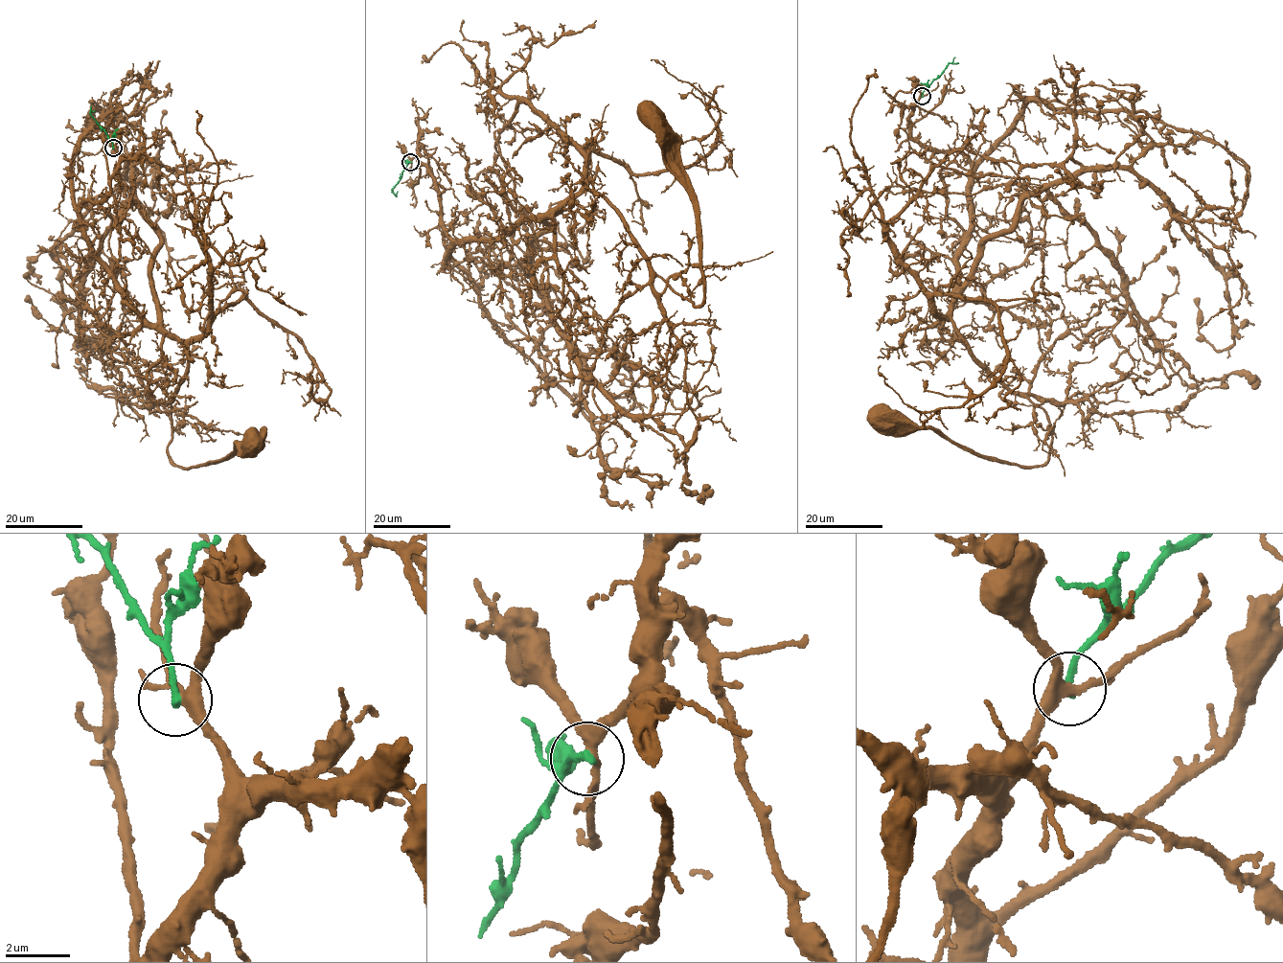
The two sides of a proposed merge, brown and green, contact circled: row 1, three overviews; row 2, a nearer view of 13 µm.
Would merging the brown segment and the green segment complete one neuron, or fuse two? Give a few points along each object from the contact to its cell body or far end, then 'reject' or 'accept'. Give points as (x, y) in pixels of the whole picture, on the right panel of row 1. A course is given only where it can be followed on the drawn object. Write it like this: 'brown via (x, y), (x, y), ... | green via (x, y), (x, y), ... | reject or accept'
brown via (922, 96), (910, 135), (972, 166), (953, 328), (1043, 410), (1052, 444), (1044, 464), (1021, 468), (882, 419) | green via (922, 96), (949, 63), (955, 63) | reject

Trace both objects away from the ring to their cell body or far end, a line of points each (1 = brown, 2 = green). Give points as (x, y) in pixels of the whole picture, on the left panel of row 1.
1: (113, 148), (111, 191), (80, 206), (83, 238), (115, 289), (186, 350), (168, 454), (188, 470), (254, 442)
2: (113, 148), (90, 114), (95, 111)

